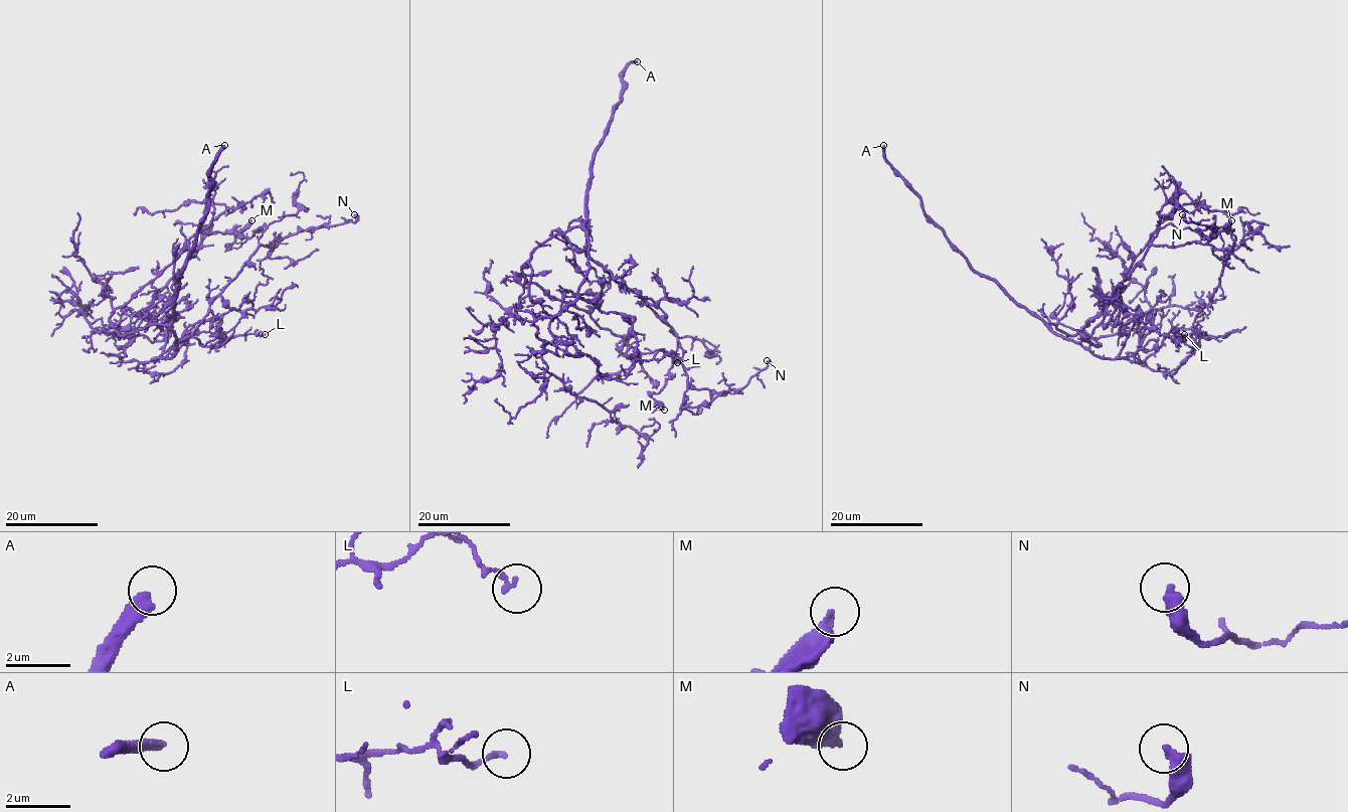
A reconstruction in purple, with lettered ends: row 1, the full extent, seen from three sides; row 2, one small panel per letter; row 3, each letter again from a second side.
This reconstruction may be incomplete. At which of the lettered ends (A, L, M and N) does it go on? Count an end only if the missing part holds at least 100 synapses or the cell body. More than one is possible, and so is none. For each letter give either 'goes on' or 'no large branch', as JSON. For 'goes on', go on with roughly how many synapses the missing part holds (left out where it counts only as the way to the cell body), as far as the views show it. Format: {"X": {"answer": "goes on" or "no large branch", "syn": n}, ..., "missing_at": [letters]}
{"A": {"answer": "goes on"}, "L": {"answer": "no large branch"}, "M": {"answer": "no large branch"}, "N": {"answer": "no large branch"}, "missing_at": ["A"]}

